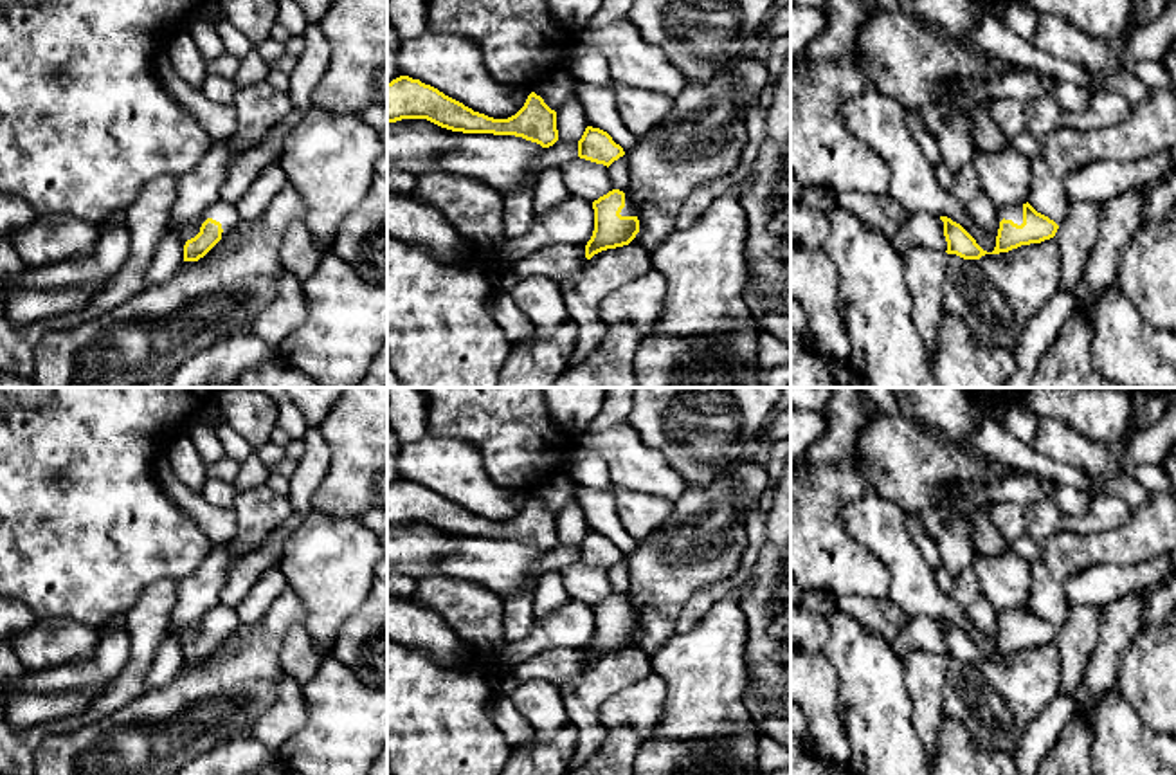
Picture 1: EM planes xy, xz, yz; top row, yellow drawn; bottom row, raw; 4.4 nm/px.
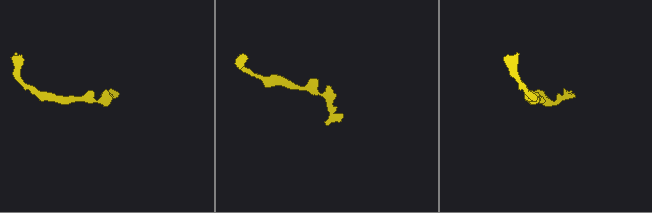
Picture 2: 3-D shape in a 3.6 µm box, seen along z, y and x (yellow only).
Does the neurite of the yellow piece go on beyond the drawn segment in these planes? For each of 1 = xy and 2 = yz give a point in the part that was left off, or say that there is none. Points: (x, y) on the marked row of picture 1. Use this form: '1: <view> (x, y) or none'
1: xy (226, 213)
2: yz (1014, 211)

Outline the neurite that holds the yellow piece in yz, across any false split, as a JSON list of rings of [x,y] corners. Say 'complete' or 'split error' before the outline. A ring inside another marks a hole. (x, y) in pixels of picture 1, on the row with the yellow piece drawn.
split error | [[[1028,202],[1001,207],[998,209],[998,216],[1001,222],[992,252],[983,251],[960,223],[947,216],[940,216],[947,242],[945,252],[963,260],[980,260],[985,254],[1000,254],[1021,245],[1041,243],[1054,238],[1059,229],[1054,220],[1037,213]]]

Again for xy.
split error | [[[223,200],[211,204],[200,218],[200,232],[184,245],[184,261],[198,261],[241,222],[238,207]]]

